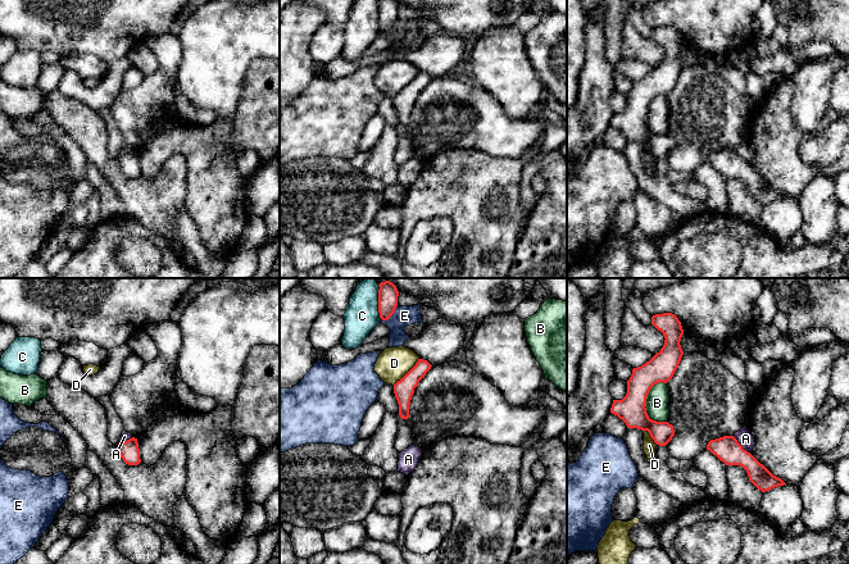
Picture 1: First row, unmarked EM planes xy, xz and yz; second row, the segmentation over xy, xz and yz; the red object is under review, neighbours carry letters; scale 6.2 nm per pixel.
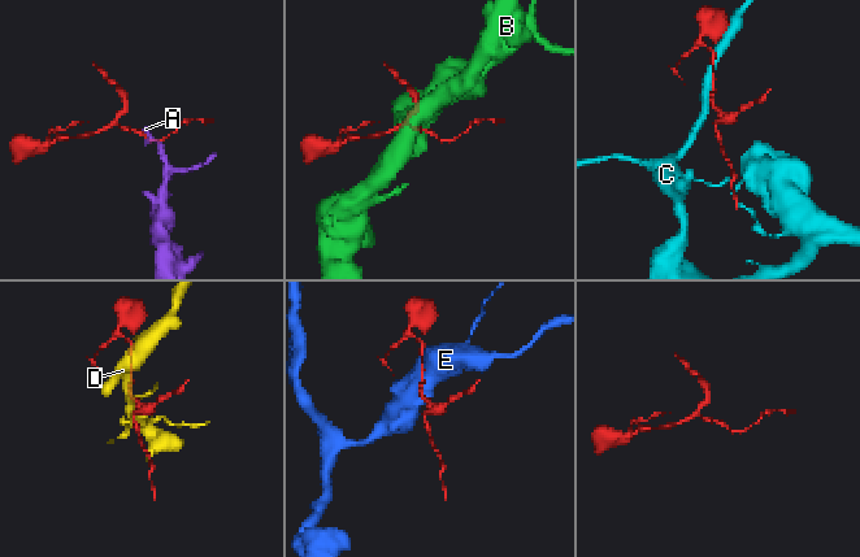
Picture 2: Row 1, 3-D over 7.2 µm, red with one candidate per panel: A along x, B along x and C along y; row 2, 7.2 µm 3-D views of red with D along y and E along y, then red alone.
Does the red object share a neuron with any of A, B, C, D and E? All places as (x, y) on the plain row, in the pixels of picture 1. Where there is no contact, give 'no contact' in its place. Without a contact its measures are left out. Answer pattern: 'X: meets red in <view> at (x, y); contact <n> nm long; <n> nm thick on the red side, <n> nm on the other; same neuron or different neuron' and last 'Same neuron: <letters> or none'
A: meets red in yz at (741, 159); contact 170 nm long; 160 nm thick on the red side, 100 nm on the other; different neuron
B: meets red in yz at (645, 112); contact 260 nm long; 180 nm thick on the red side, 140 nm on the other; different neuron
C: meets red in xz at (378, 16); contact 200 nm long; 130 nm thick on the red side, 220 nm on the other; different neuron
D: meets red in xz at (408, 85); contact 240 nm long; 130 nm thick on the red side, 200 nm on the other; different neuron
E: meets red in xz at (390, 28); contact 140 nm long; 130 nm thick on the red side, 130 nm on the other; different neuron
Same neuron: none

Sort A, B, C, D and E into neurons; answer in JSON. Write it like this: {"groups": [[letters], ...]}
{"groups": [["A"], ["B"], ["C"], ["D"], ["E"]]}

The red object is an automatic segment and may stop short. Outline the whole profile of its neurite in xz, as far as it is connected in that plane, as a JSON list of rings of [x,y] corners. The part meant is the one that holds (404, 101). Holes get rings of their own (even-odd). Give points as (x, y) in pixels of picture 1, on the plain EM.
[[[418,72],[416,78],[394,97],[394,106],[399,117],[399,128],[401,132],[409,131],[409,118],[414,101],[431,82],[431,79],[432,78],[427,73]]]

